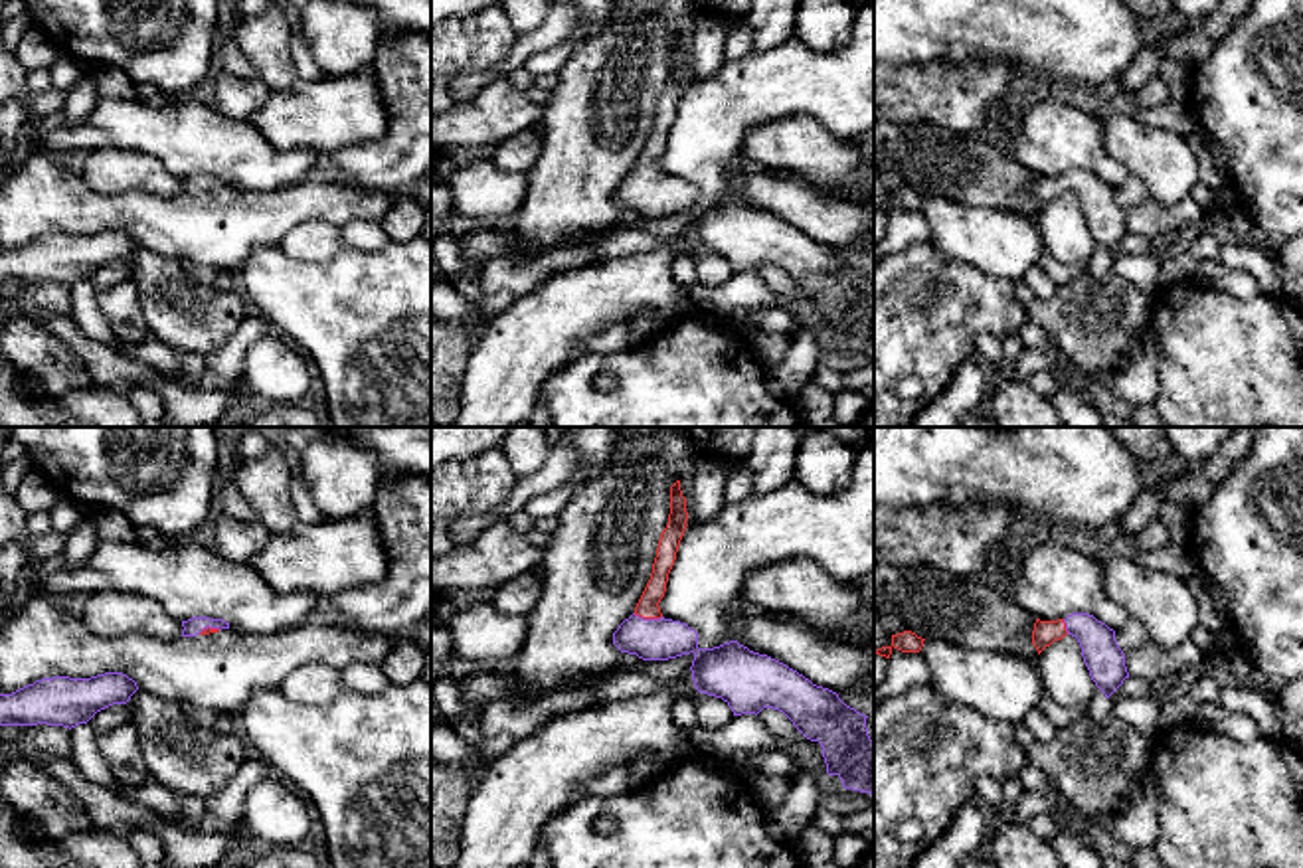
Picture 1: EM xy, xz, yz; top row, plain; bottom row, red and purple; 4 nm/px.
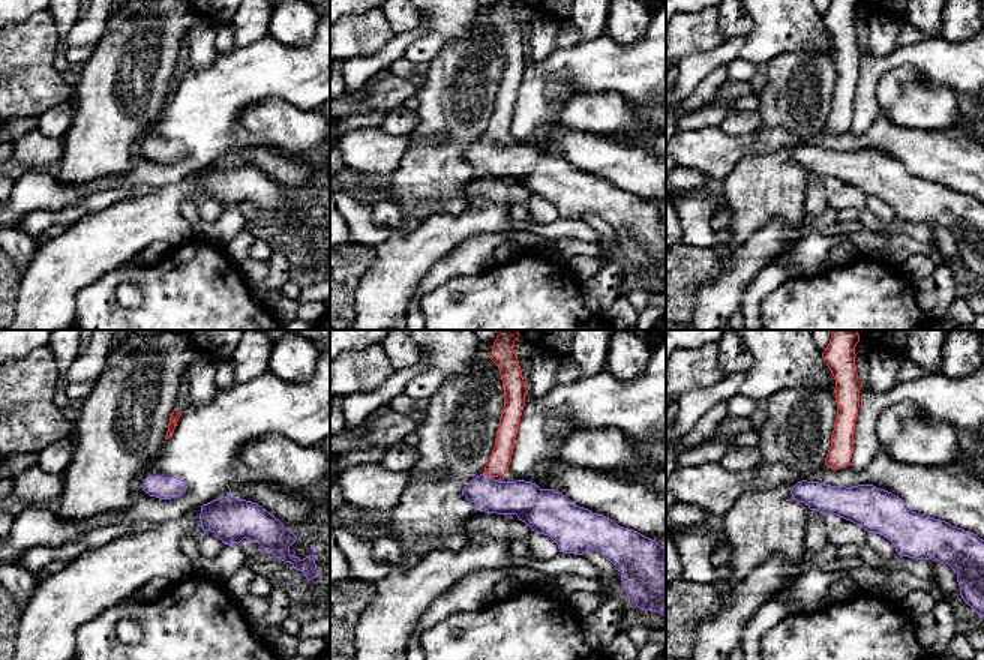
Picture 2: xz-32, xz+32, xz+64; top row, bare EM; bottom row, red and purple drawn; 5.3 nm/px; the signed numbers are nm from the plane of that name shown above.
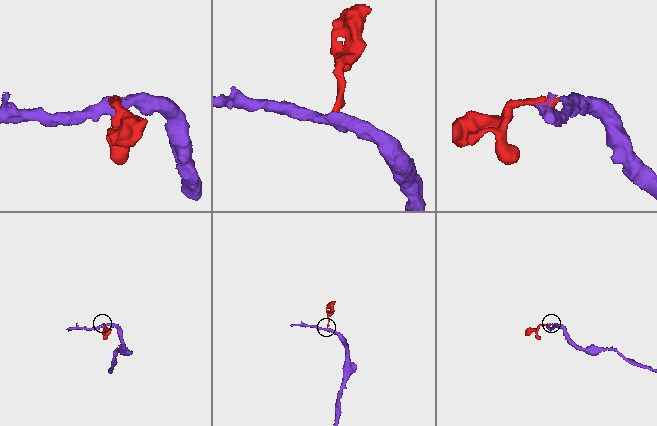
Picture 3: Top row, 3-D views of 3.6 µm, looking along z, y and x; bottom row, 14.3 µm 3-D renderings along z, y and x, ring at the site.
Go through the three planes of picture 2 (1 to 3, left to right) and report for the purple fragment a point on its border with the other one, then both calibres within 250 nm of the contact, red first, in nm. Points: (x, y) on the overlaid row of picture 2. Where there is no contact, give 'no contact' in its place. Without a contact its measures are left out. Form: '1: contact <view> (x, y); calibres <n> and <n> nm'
1: no contact
2: contact xz+32 (488, 474); calibres 120 and 200 nm
3: no contact

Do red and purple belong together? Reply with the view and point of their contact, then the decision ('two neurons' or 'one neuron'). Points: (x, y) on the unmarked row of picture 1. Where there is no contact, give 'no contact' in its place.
xz (647, 174) | one neuron

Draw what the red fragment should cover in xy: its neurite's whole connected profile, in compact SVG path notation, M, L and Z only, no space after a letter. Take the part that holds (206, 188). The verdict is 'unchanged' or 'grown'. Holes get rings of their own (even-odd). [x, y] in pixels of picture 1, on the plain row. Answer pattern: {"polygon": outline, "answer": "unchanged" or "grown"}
{"polygon": "M192 174L188 178L182 178L182 184L182 194L196 194L229 186L229 180L225 180L223 176Z", "answer": "grown"}

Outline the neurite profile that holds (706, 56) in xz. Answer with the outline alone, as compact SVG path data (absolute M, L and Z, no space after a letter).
M700 14L692 28L686 69L690 79L710 79L728 61L724 45L736 24L718 14Z

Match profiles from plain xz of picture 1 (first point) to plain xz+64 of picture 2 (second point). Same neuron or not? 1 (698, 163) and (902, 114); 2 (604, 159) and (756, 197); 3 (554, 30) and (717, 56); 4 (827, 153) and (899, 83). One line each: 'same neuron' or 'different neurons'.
1: different neurons
2: same neuron
3: same neuron
4: same neuron

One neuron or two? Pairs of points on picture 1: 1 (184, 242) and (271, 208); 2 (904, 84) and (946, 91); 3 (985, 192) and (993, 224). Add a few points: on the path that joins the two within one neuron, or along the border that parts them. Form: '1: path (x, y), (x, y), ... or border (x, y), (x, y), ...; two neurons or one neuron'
1: path (206, 230), (222, 230), (228, 224), (250, 218); one neuron
2: path (914, 91), (936, 91); one neuron
3: border (944, 196), (967, 206), (1003, 208), (1035, 220); two neurons

